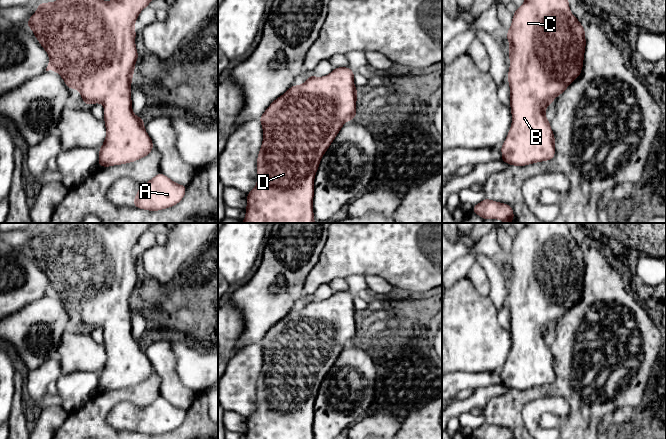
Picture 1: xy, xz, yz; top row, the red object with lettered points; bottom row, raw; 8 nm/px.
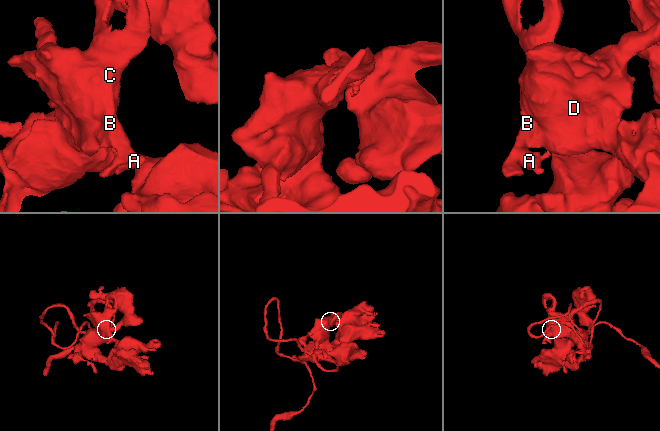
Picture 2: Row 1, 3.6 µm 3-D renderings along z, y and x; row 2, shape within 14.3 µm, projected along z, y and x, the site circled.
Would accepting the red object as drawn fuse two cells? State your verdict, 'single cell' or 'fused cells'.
single cell

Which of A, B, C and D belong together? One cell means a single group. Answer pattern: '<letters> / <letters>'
A B C D

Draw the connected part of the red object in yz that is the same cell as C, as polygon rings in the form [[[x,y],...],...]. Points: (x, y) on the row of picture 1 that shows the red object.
[[[524,0],[513,14],[506,38],[509,41],[508,83],[512,124],[505,142],[500,147],[502,152],[500,161],[523,167],[552,160],[555,157],[555,137],[545,111],[581,74],[586,47],[585,29],[572,15],[568,0]]]

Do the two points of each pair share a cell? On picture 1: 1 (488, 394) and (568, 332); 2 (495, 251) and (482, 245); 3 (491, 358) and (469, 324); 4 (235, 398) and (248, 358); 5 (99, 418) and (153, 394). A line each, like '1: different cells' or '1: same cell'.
1: different cells
2: same cell
3: same cell
4: same cell
5: same cell

